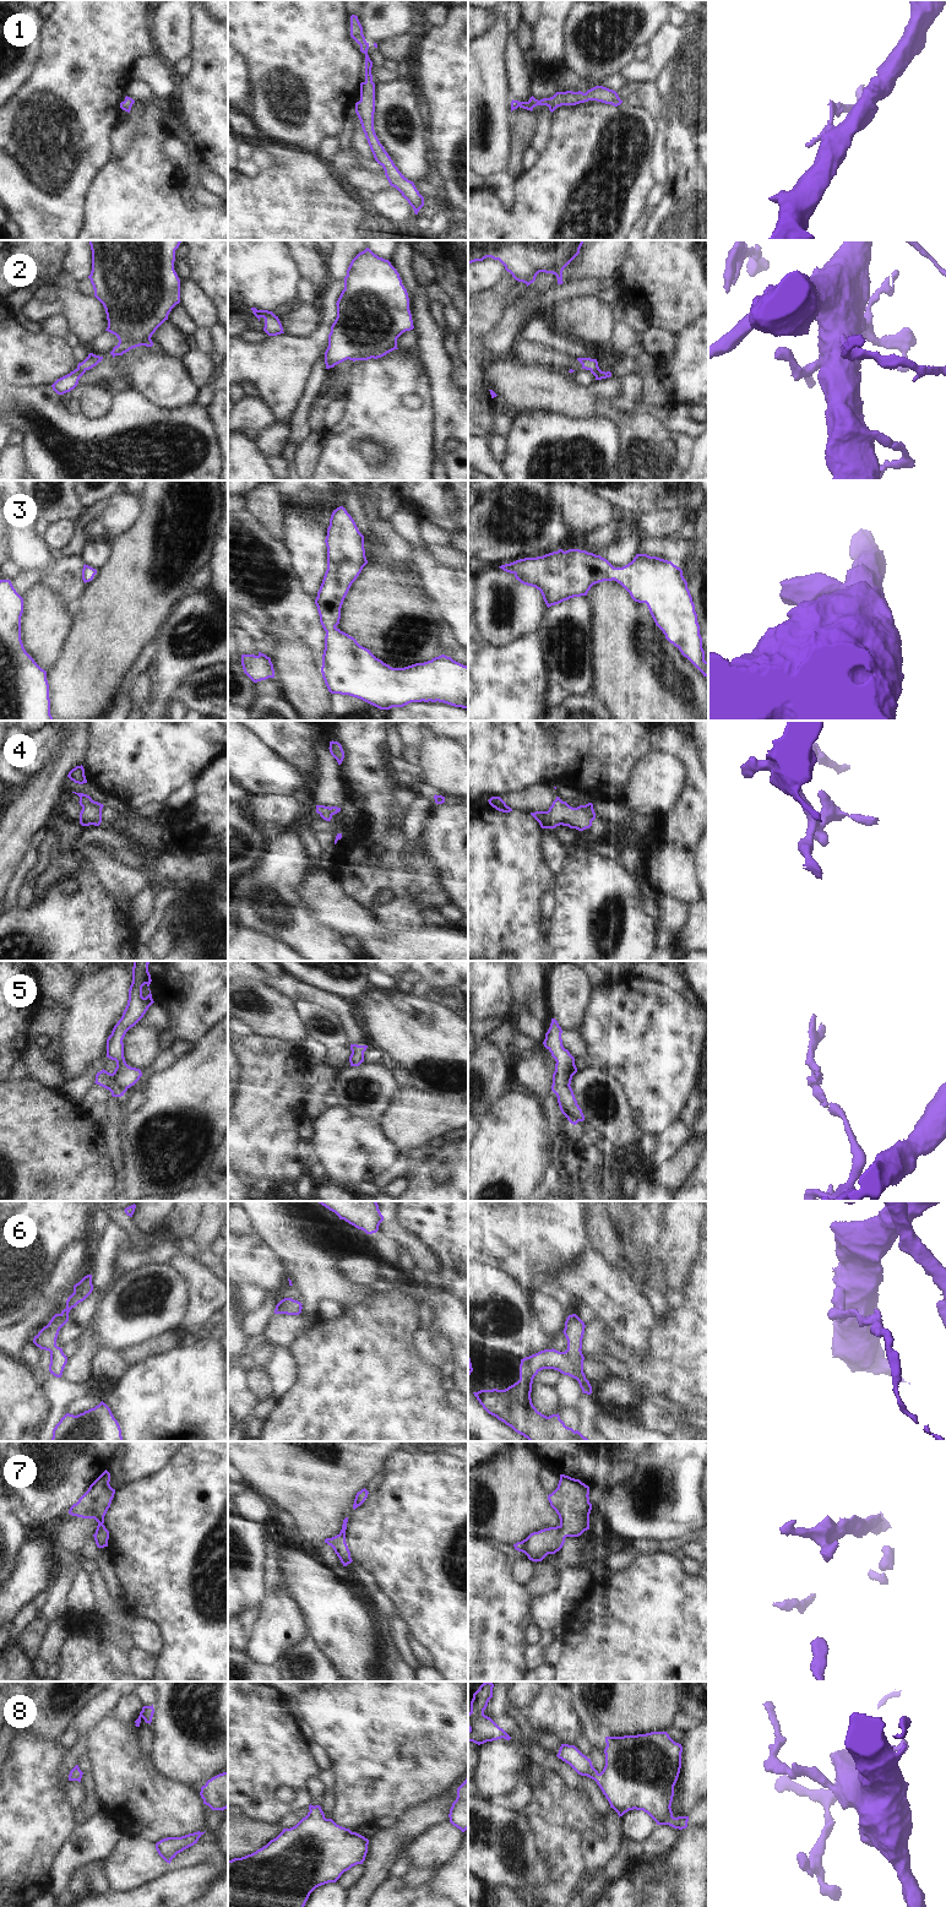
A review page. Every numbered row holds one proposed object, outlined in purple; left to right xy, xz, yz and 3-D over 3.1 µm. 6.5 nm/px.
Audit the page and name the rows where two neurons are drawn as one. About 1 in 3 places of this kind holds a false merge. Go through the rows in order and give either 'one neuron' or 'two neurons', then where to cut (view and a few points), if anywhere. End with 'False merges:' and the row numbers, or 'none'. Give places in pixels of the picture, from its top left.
1: one neuron; no cut
2: one neuron; no cut
3: one neuron; no cut
4: one neuron; no cut
5: one neuron; no cut
6: one neuron; no cut
7: one neuron; no cut
8: one neuron; no cut
False merges: none

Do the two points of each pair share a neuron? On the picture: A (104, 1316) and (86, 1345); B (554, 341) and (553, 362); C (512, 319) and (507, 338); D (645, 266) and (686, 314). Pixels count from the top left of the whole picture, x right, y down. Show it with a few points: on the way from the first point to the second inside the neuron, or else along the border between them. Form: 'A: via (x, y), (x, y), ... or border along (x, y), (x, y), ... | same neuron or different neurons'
A: border along (86, 1329), (96, 1336), (98, 1348) | different neurons
B: border along (527, 341), (541, 343), (576, 358) | different neurons
C: via (511, 324), (507, 333) | same neuron
D: via (657, 276), (680, 302) | same neuron

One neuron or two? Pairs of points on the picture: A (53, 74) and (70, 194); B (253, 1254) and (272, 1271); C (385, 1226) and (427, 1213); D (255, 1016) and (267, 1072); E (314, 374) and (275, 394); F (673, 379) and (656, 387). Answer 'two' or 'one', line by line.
A: one
B: one
C: two
D: two
E: two
F: two

